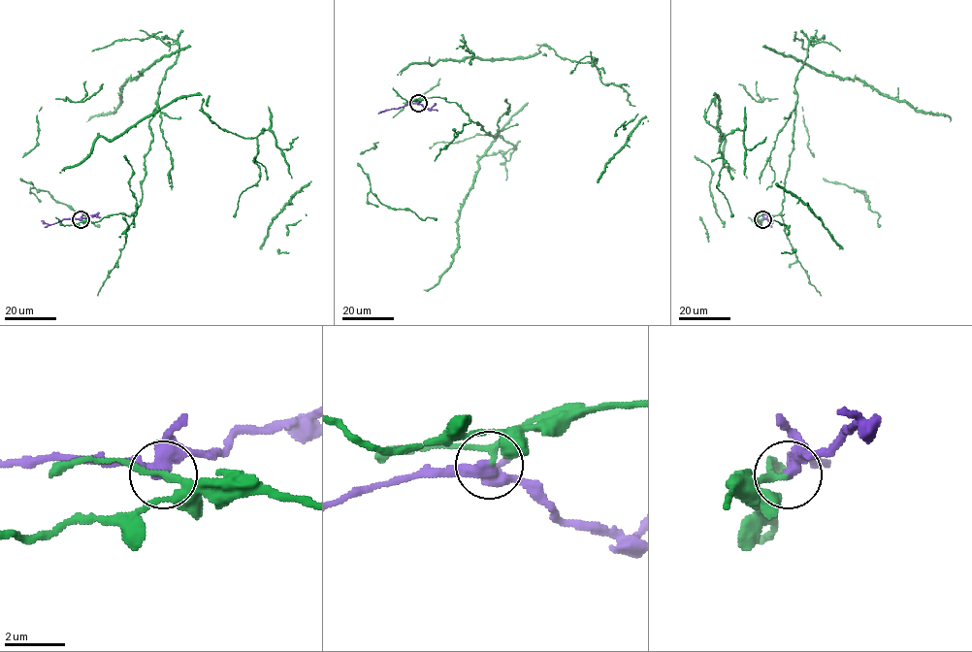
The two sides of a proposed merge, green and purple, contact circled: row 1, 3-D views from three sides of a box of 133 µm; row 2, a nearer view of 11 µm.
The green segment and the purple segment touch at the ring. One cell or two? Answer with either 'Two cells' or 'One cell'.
Two cells

